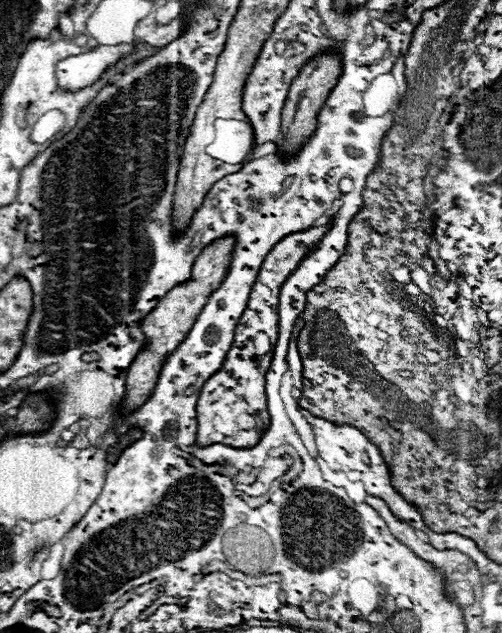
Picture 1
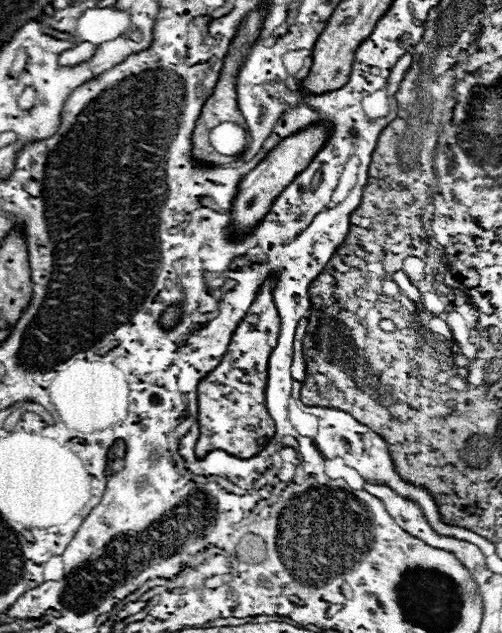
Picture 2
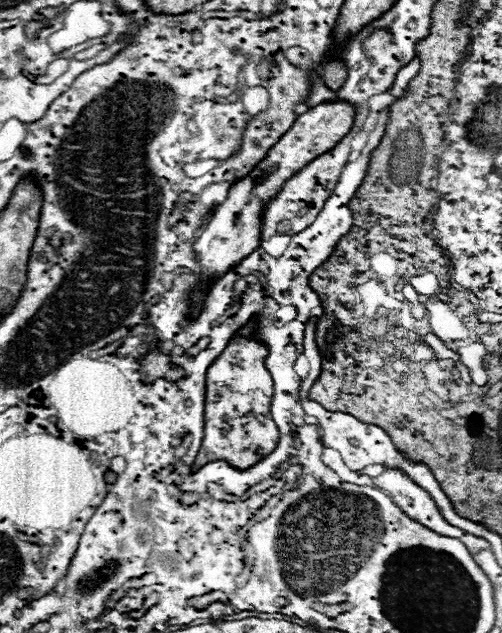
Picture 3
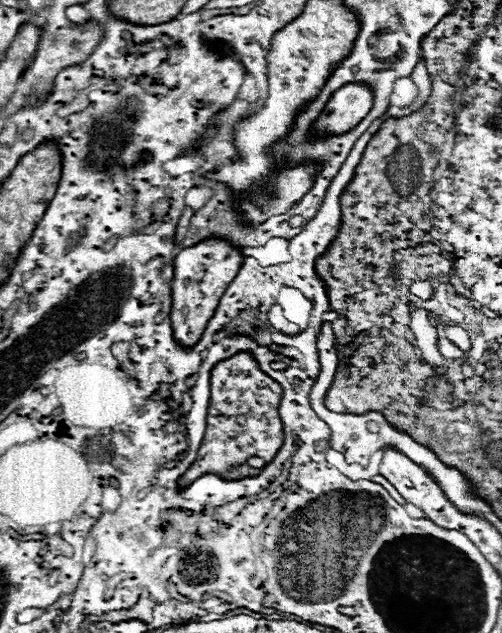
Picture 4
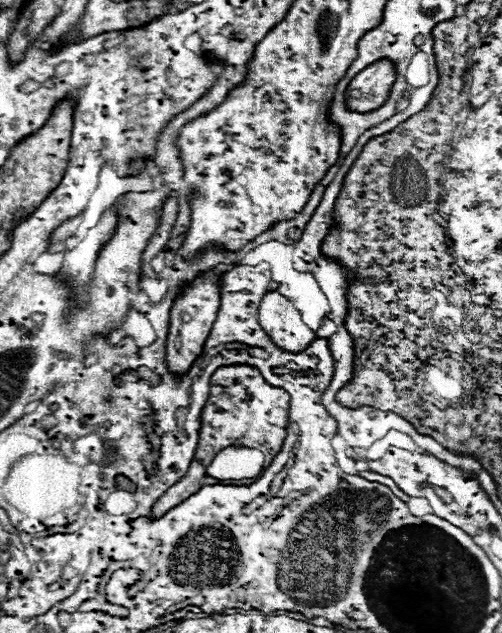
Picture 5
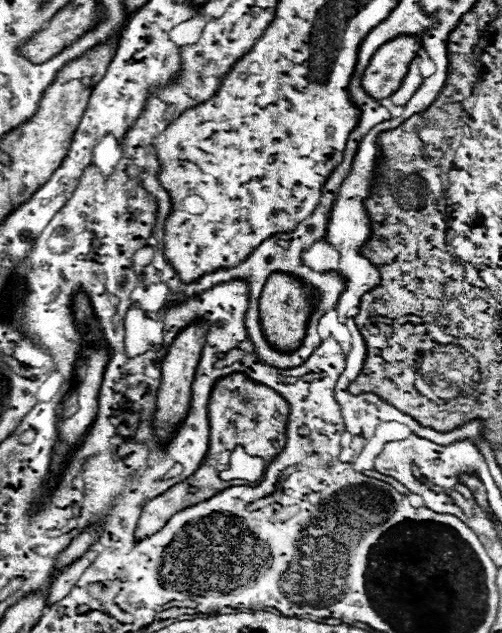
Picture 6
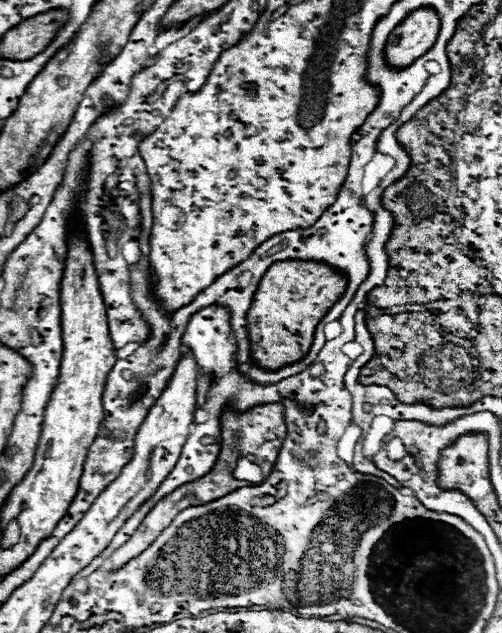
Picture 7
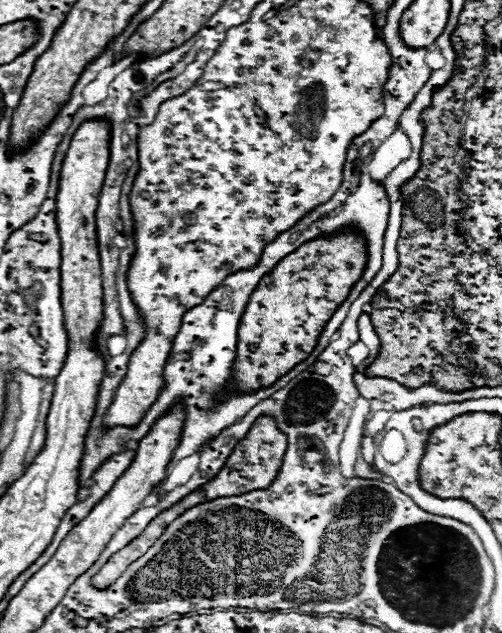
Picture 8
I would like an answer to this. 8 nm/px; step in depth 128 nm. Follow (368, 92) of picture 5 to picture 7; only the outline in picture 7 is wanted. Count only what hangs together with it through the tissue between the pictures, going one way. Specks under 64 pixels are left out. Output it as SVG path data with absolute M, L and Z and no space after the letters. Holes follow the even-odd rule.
M420 8L420 10L412 12L408 16L408 20L404 20L404 24L398 24L392 30L392 34L388 36L388 42L384 46L384 60L386 60L386 64L390 68L398 68L398 70L410 66L416 58L424 56L432 48L432 44L436 42L436 36L438 36L438 28L440 28L440 20L438 20L434 10Z

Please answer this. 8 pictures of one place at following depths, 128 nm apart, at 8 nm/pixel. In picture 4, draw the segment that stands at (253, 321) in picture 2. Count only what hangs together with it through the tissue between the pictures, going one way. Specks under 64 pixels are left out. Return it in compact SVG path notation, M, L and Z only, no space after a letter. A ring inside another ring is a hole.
M238 352L218 362L210 372L210 392L206 434L196 462L178 480L180 486L188 486L208 472L216 472L226 478L252 476L252 472L244 472L246 466L242 464L252 456L260 456L270 462L284 440L284 428L278 416L282 388L260 370L256 358L250 352Z

